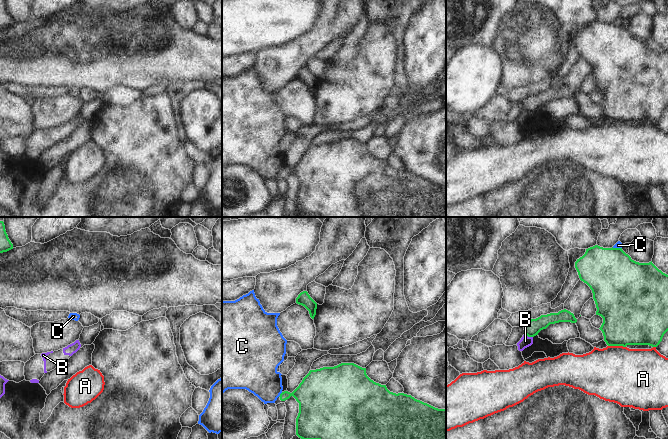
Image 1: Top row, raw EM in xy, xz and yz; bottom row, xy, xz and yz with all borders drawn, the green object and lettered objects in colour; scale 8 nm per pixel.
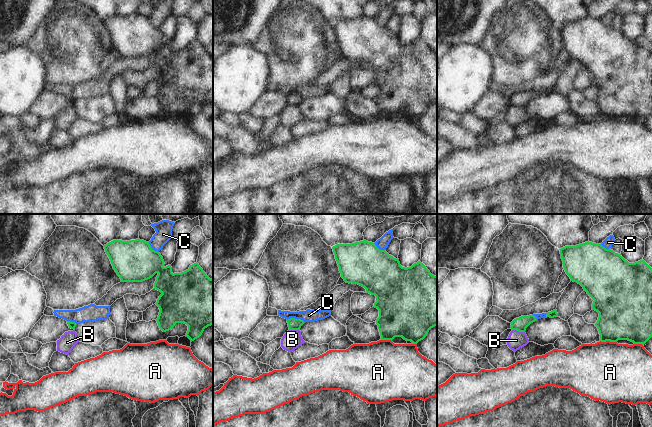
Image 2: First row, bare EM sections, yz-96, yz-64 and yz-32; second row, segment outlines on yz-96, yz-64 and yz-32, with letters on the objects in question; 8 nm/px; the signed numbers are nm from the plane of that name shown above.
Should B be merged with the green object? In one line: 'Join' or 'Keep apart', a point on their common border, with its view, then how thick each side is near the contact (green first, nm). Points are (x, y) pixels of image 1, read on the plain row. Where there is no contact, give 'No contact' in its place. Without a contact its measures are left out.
Keep apart. Touches green at yz (529, 112). Thickness 130 nm (green) against 90 nm

